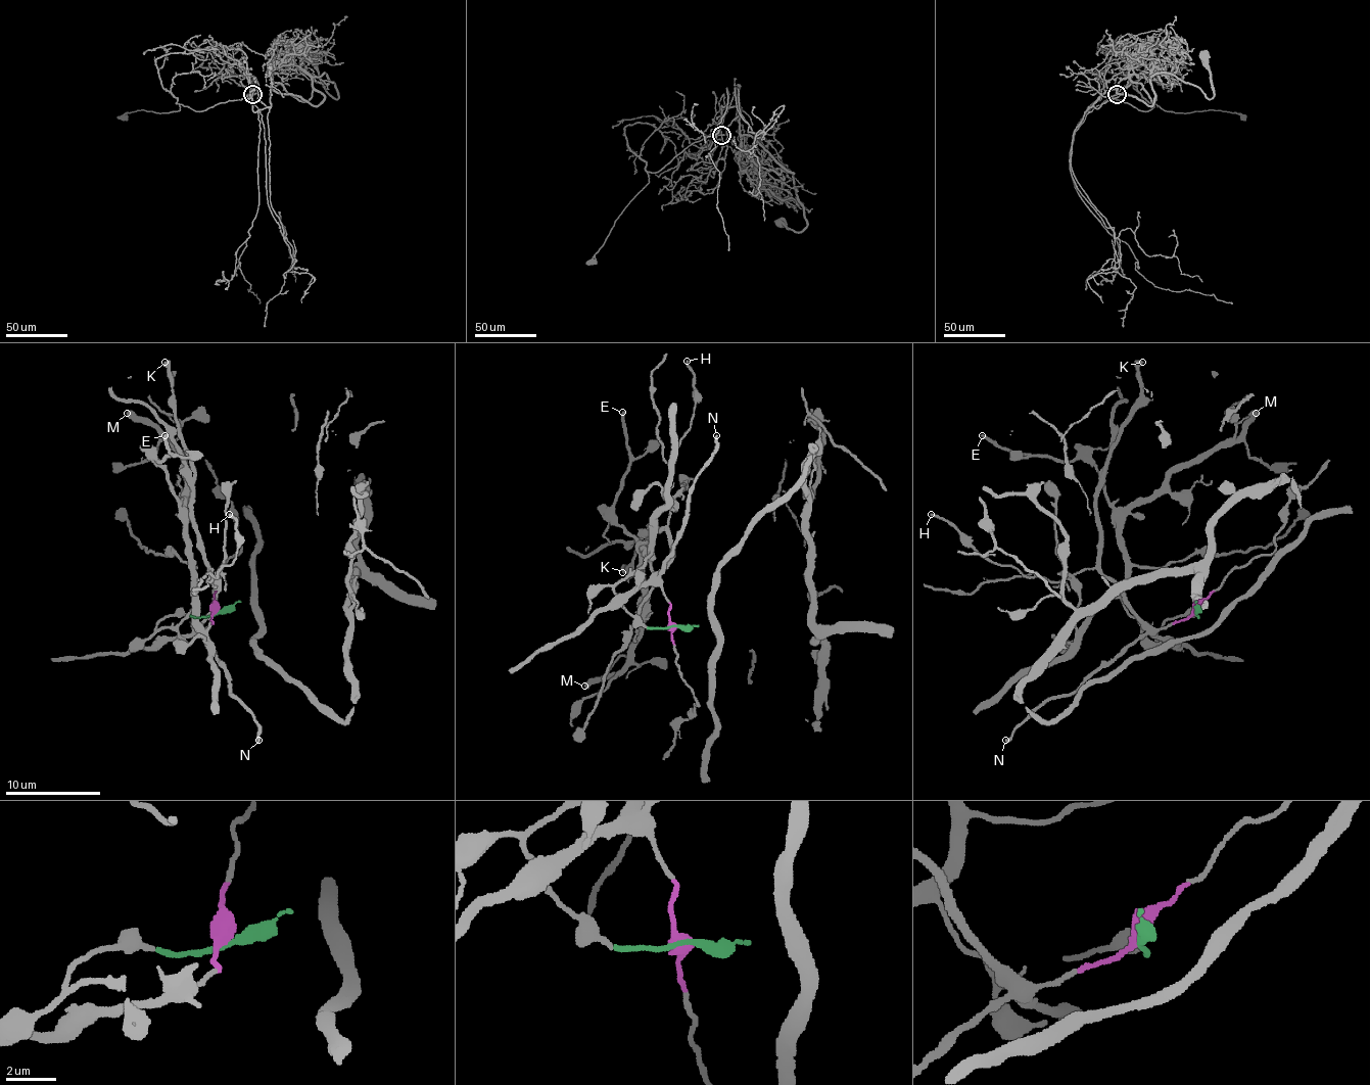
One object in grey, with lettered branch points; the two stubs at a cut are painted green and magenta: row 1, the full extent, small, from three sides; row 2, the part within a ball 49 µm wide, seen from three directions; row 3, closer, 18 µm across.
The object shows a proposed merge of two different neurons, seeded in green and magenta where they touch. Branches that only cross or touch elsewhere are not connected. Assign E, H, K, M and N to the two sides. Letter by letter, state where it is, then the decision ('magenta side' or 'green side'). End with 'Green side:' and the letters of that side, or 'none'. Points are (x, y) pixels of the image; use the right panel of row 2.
E: place (982, 435); green side
H: place (931, 514); magenta side
K: place (1142, 362); magenta side
M: place (1256, 413); green side
N: place (1005, 740); magenta side
Green side: E, M

